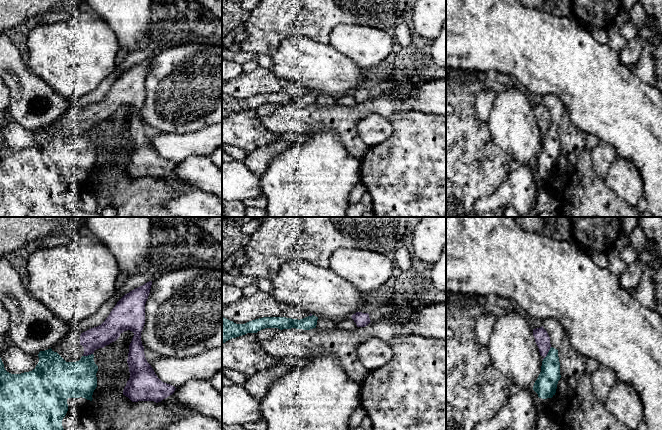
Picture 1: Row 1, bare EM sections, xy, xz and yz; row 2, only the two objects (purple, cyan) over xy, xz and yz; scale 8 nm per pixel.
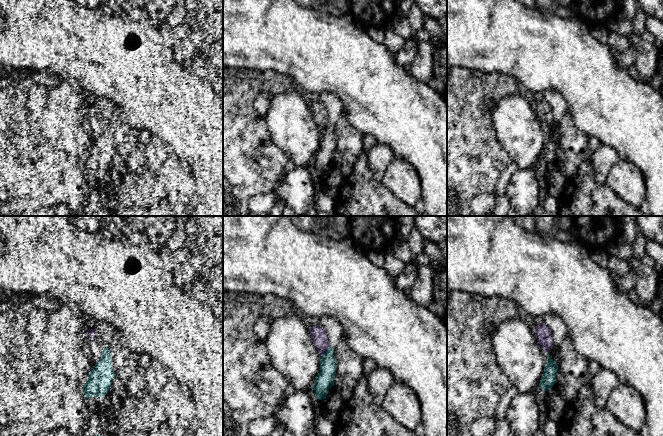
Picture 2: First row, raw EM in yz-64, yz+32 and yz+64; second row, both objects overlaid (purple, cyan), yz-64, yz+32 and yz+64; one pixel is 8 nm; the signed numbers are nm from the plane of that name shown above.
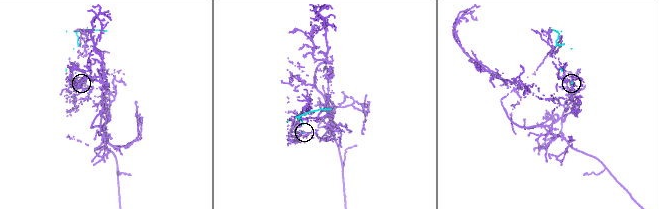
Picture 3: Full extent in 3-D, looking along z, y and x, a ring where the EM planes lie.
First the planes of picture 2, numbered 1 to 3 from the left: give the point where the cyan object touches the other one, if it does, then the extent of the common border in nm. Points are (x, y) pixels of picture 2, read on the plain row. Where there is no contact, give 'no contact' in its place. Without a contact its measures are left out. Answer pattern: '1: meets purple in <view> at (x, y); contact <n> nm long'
1: no contact
2: meets purple in yz+32 at (325, 126); contact 110 nm long
3: no contact

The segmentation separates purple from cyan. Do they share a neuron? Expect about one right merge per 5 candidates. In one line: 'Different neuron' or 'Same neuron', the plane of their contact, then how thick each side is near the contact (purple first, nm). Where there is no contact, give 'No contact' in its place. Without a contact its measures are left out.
Different neuron. Touches purple in yz. Thickness 120 nm (purple) against 180 nm

